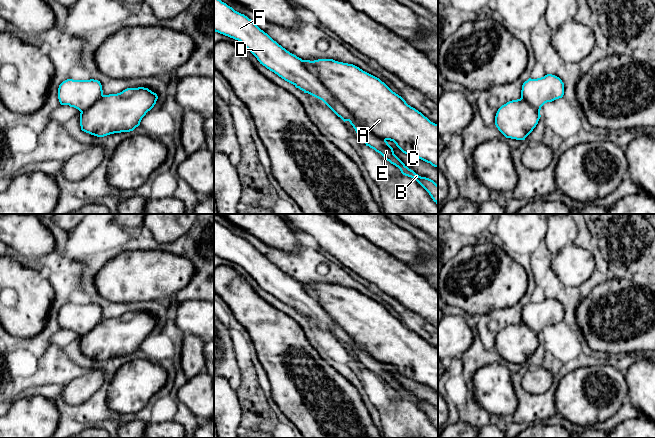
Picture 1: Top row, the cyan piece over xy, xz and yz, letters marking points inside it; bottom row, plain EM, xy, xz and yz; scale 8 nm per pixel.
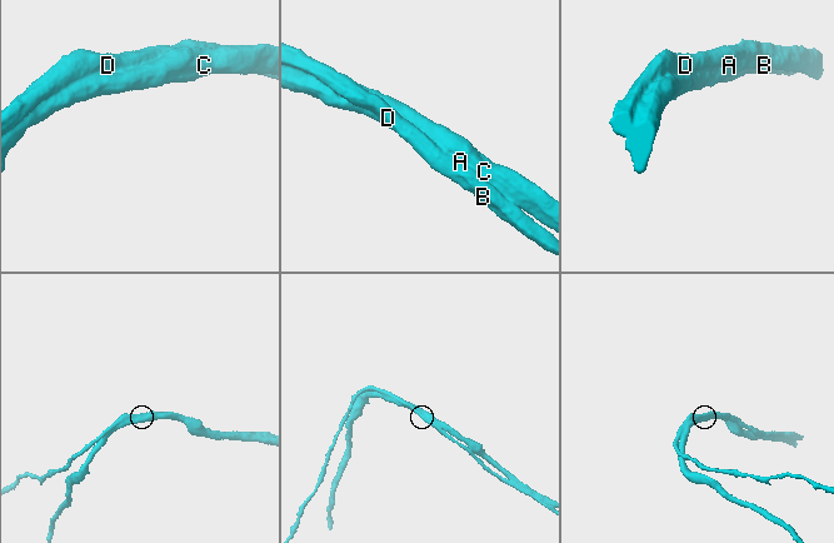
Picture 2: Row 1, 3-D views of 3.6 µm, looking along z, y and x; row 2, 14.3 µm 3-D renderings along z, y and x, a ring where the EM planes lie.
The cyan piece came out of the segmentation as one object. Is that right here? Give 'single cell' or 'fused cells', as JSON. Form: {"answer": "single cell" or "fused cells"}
{"answer": "single cell"}

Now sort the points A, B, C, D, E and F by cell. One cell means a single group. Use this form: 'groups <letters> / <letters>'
groups A B C D E F

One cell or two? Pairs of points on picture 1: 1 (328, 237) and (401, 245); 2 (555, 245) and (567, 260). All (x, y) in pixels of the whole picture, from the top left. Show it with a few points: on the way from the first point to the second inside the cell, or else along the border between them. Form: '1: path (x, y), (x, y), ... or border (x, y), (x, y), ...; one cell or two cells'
1: border (352, 228), (356, 233), (391, 255); two cells
2: border (572, 243), (563, 246), (553, 256); two cells

